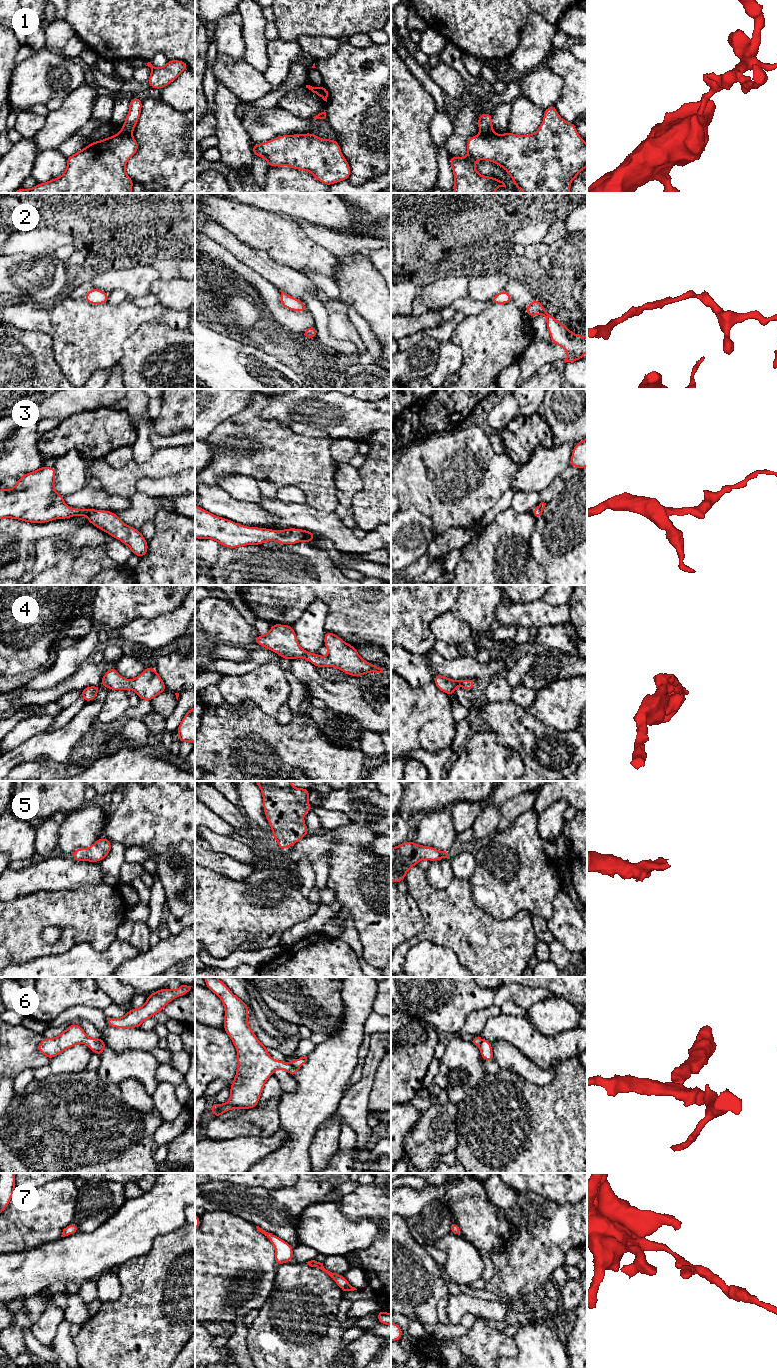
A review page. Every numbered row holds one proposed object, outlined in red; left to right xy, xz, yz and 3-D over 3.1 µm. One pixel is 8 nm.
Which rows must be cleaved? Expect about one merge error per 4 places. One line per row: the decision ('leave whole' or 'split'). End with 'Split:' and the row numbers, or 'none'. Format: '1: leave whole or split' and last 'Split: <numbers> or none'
1: split
2: leave whole
3: leave whole
4: leave whole
5: leave whole
6: split
7: leave whole
Split: 1, 6

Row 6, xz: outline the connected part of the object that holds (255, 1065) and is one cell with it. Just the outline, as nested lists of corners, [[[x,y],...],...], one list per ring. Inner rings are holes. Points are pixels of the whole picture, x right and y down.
[[[203,977],[206,987],[222,1001],[225,1010],[224,1031],[237,1050],[238,1067],[230,1086],[230,1099],[225,1104],[214,1102],[209,1110],[215,1117],[232,1109],[257,1107],[264,1085],[273,1072],[283,1069],[291,1076],[298,1072],[292,1064],[273,1059],[255,1033],[251,1030],[247,1017],[249,1007],[217,977]]]

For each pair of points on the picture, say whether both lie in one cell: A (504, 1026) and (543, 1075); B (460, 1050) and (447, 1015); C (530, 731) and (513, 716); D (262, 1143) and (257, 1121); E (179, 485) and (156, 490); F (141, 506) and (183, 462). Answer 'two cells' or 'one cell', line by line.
A: two cells
B: two cells
C: one cell
D: two cells
E: one cell
F: two cells

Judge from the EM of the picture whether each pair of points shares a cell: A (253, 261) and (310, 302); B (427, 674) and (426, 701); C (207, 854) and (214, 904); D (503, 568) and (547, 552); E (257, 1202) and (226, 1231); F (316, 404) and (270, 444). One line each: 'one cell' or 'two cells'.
A: two cells
B: two cells
C: two cells
D: two cells
E: two cells
F: two cells

